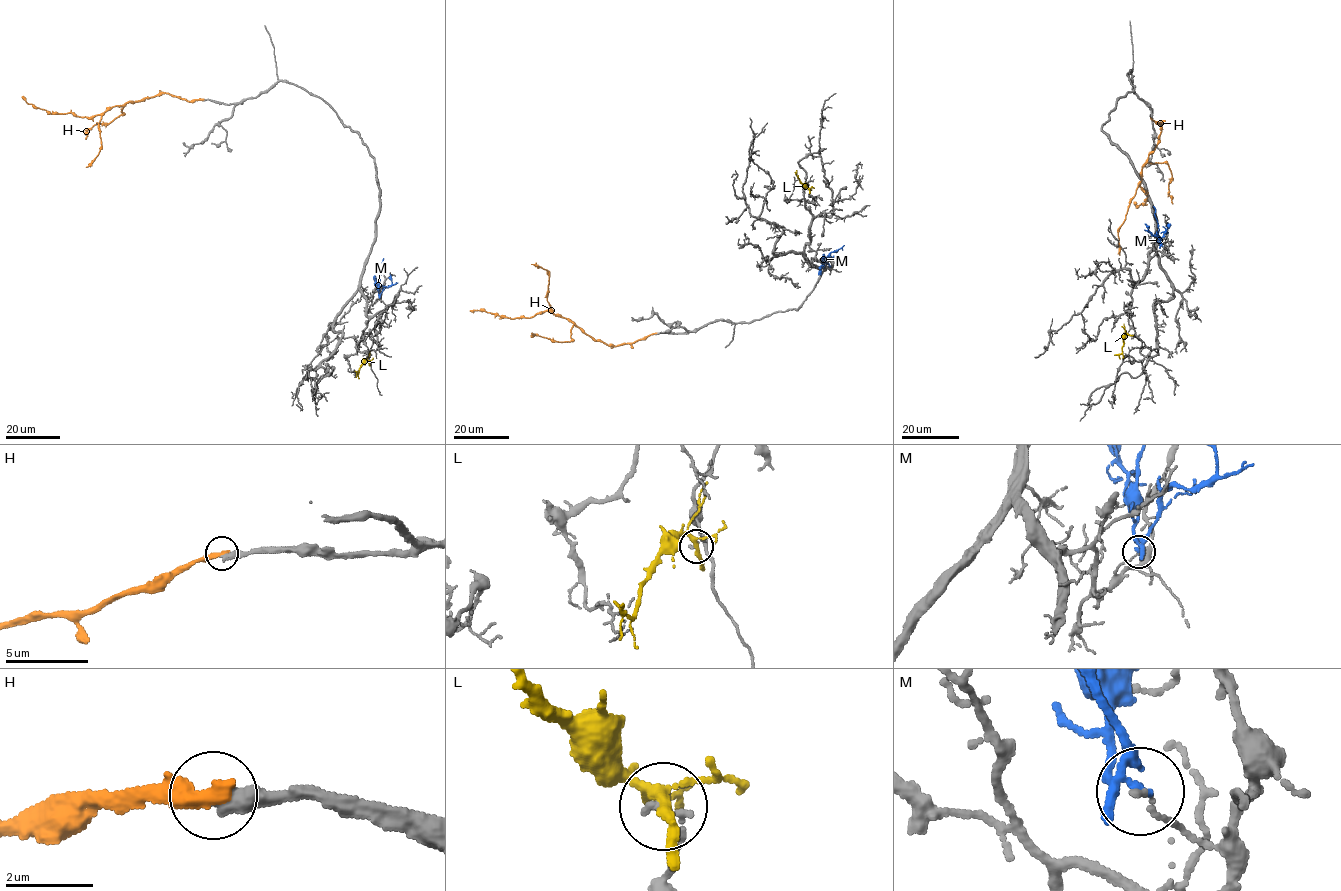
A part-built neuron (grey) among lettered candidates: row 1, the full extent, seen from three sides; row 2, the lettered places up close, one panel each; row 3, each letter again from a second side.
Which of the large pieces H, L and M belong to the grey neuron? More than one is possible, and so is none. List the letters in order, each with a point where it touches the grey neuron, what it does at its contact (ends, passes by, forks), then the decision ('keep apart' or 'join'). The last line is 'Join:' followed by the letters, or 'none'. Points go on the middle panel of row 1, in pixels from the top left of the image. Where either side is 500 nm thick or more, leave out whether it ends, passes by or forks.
H: meets grey at (655, 333); it ends there; keep apart
L: meets grey at (809, 189); it forks there; keep apart
M: meets grey at (823, 257); it passes by; keep apart
Join: none

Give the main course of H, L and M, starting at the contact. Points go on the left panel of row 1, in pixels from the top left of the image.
H: (202, 99), (190, 101), (158, 93), (86, 117), (71, 112), (48, 113), (28, 104), (22, 96)
L: (368, 362), (356, 372)
M: (379, 297), (383, 258)

